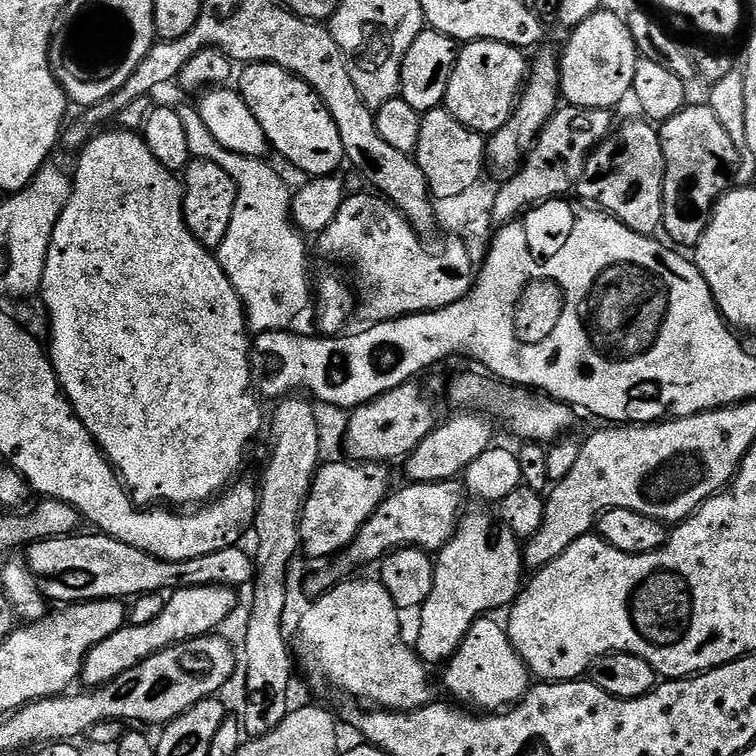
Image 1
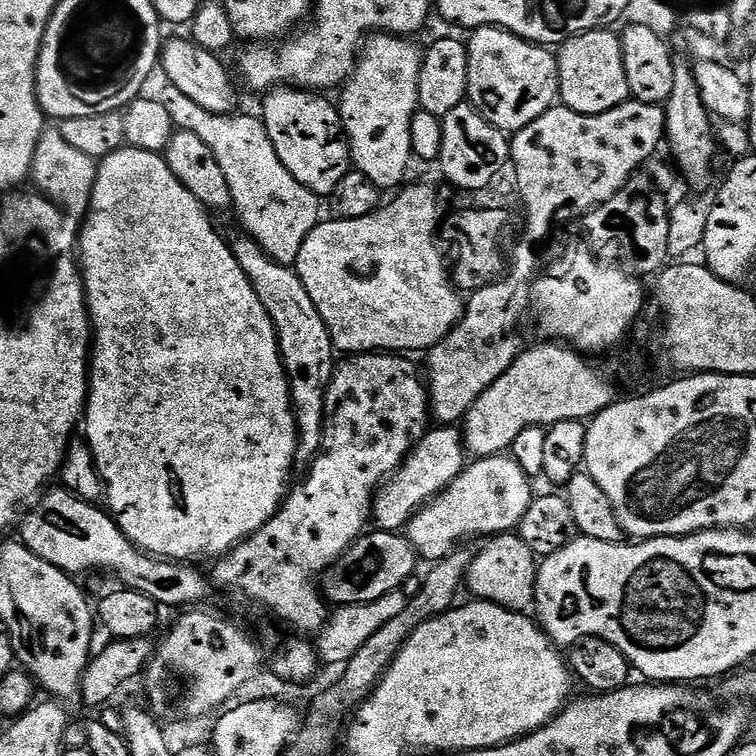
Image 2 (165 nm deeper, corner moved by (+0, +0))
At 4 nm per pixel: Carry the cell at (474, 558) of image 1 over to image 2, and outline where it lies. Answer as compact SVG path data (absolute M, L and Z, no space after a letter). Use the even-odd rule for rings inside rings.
M518 534L493 536L479 553L473 555L468 564L466 584L477 600L489 600L512 612L527 613L533 607L536 598L536 570L538 557L532 553L530 546L522 542Z

